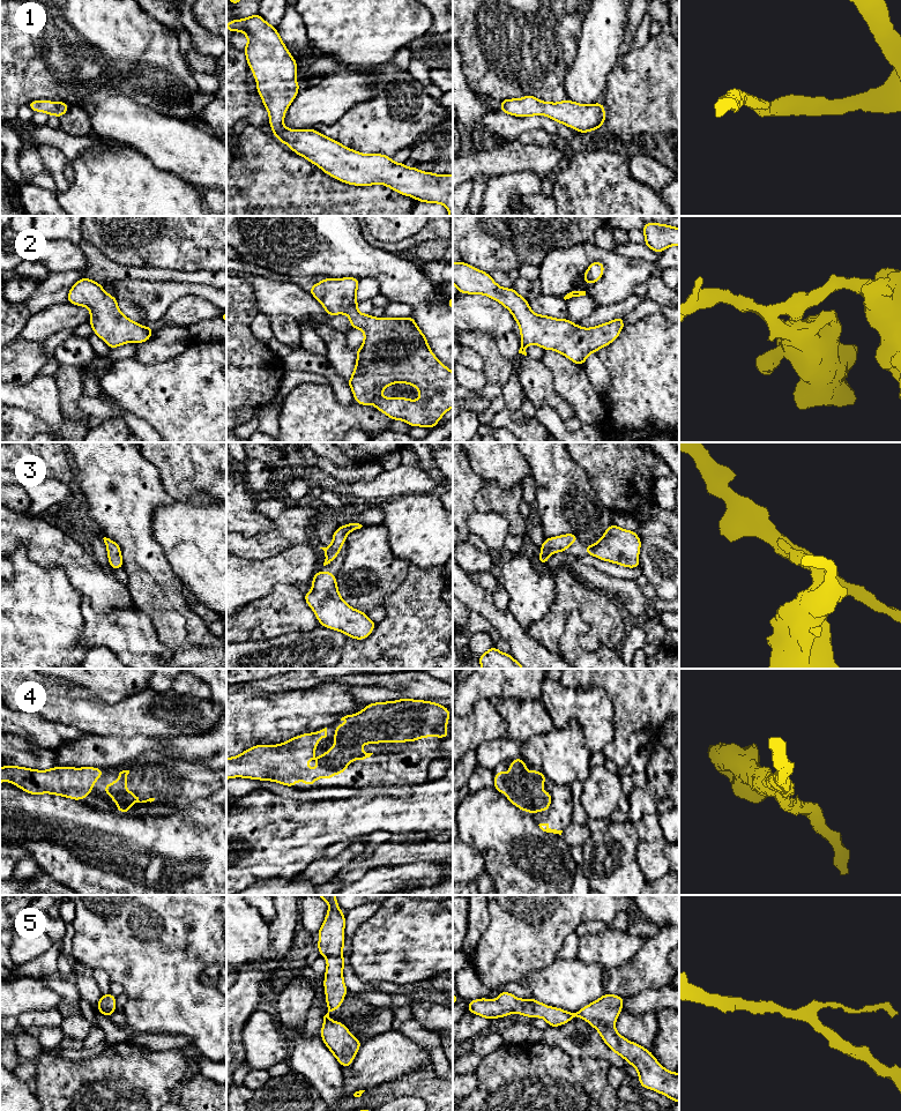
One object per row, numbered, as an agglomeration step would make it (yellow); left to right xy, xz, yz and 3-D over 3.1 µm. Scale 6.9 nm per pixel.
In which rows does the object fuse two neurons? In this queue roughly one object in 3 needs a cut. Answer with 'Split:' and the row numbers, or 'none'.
Split: none

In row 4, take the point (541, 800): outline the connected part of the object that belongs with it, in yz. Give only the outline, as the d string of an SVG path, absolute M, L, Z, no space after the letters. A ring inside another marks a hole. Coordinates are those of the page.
M522 758L509 763L509 773L496 771L493 786L500 795L507 789L507 800L522 811L535 814L548 811L551 806L551 795L542 790L542 783L549 780L538 770L527 773Z

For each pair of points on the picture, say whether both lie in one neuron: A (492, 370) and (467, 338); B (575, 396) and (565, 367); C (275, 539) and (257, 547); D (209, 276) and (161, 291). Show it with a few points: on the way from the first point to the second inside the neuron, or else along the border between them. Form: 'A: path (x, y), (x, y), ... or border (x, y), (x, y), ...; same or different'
A: path (492, 360), (476, 342); same
B: path (575, 389), (566, 374); same
C: path (270, 543), (261, 545); same
D: border (162, 282), (194, 282), (214, 286); different

